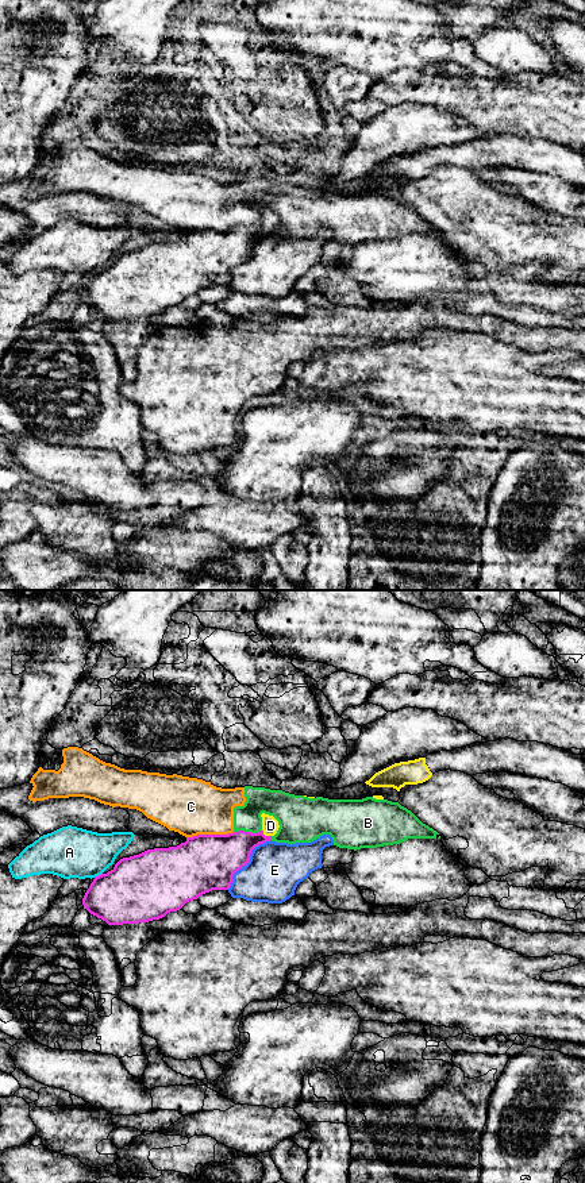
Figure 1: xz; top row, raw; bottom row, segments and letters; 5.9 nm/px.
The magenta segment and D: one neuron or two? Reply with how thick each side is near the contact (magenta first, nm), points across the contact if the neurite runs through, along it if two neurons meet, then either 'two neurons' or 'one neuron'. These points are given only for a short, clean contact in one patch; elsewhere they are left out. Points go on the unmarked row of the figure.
calibres 240 and 100 nm; one neuron

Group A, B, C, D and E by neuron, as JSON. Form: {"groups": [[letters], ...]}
{"groups": [["A"], ["B", "C"], ["D"], ["E"]]}

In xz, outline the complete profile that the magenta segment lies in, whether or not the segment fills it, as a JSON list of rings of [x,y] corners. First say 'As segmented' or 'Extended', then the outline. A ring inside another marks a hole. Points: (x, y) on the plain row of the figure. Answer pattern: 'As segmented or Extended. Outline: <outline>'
Extended. Outline: [[[262,208],[261,212],[258,228],[197,230],[177,242],[147,244],[120,254],[111,266],[93,274],[82,293],[84,304],[108,320],[139,319],[177,307],[212,285],[228,285],[234,269],[249,258],[253,244],[270,236],[280,223],[273,211]]]

